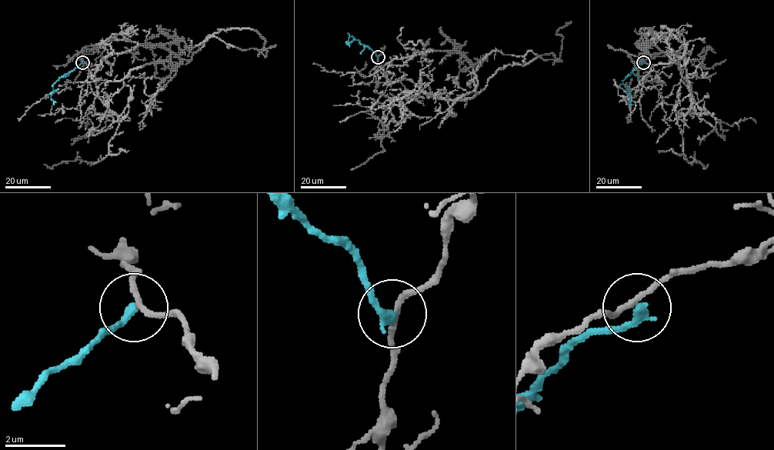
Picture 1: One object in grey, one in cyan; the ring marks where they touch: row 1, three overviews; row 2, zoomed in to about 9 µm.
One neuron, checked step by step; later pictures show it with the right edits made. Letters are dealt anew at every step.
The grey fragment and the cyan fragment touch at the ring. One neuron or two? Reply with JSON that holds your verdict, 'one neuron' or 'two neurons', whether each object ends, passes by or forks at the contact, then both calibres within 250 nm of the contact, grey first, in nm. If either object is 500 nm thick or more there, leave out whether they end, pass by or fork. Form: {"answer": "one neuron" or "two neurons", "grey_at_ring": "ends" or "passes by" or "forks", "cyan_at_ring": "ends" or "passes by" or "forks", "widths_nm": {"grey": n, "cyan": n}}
{"answer": "two neurons", "grey_at_ring": "passes by", "cyan_at_ring": "ends", "widths_nm": {"grey": 170, "cyan": 280}}

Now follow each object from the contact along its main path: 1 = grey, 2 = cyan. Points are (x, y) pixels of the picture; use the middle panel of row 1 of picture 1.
1: (378, 56), (373, 82), (450, 99), (508, 64), (560, 61), (491, 51), (459, 72), (466, 89)
2: (378, 57), (352, 37), (348, 38), (346, 44), (350, 43), (350, 47)

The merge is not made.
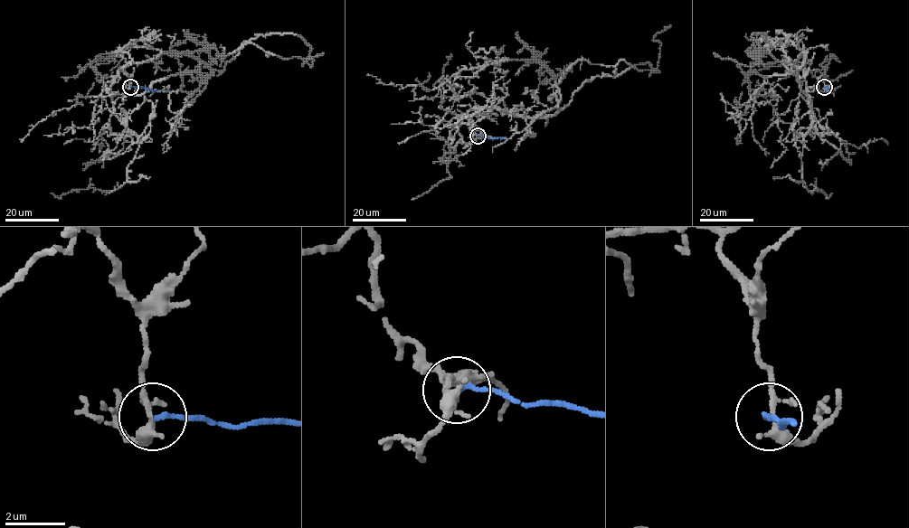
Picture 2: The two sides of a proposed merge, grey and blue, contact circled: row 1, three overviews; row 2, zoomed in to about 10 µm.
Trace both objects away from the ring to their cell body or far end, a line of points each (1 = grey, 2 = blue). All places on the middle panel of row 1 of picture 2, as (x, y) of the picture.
1: (478, 136), (475, 108), (553, 116), (587, 80), (658, 71), (576, 61), (539, 85), (547, 105)
2: (478, 136), (506, 138)

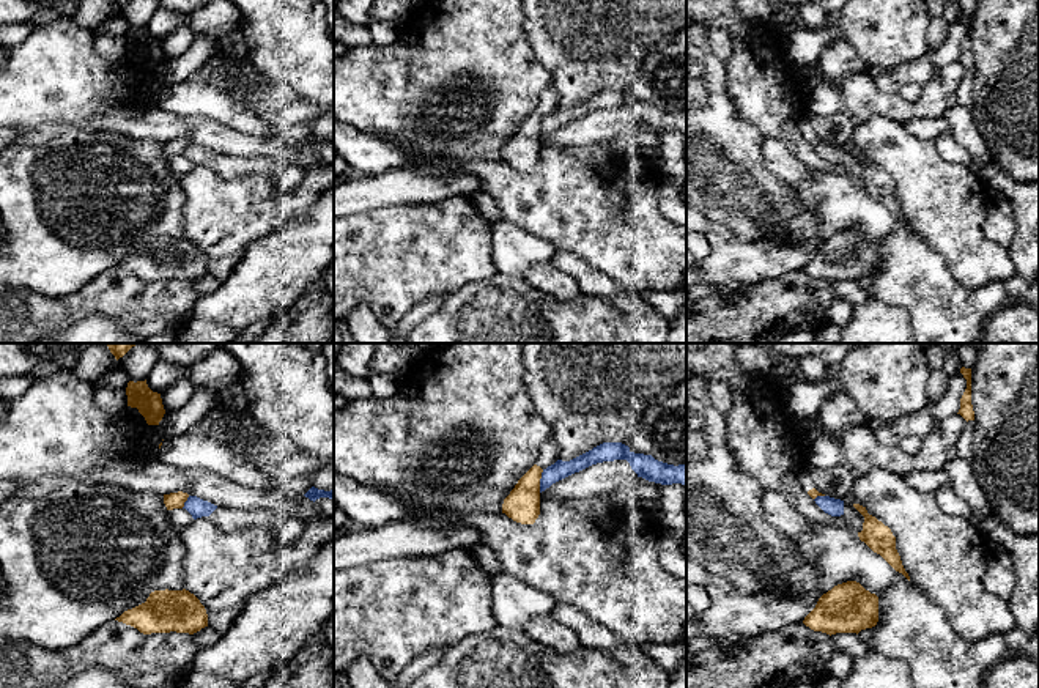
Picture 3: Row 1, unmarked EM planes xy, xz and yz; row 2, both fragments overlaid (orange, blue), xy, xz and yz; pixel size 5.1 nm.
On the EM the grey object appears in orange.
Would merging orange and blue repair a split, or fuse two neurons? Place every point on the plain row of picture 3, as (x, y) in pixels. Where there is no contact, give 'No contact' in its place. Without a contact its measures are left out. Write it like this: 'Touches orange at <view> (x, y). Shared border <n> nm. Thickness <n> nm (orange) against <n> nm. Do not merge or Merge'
Touches orange at xz (539, 128). Shared border 120 nm. Thickness 180 nm (orange) against 90 nm. Do not merge

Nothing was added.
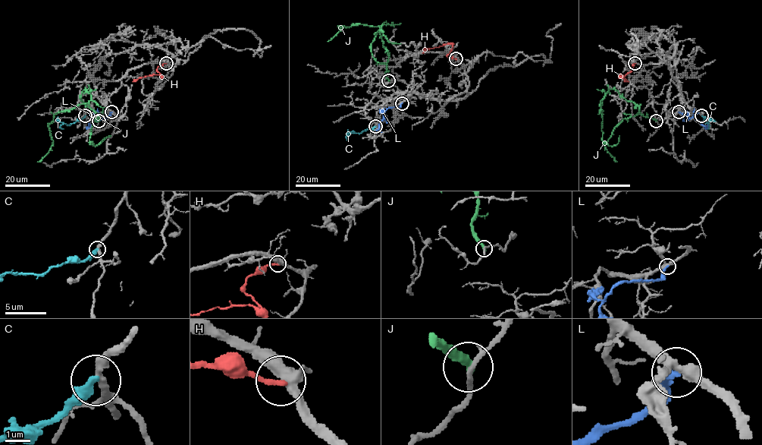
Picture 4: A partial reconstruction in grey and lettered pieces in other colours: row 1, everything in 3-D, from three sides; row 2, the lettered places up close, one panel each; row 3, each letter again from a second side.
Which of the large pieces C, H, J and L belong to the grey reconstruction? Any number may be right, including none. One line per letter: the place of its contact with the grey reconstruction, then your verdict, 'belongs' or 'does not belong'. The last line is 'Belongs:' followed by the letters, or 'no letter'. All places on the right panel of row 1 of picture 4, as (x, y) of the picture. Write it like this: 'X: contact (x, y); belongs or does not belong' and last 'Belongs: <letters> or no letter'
C: contact (701, 115); does not belong
H: contact (634, 63); does not belong
J: contact (656, 121); does not belong
L: contact (678, 112); does not belong
Belongs: no letter

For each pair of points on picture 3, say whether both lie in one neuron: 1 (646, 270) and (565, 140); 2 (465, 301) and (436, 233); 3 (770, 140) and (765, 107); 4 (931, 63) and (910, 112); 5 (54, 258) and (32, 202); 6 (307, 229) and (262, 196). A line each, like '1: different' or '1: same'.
1: different
2: different
3: same
4: different
5: same
6: different

